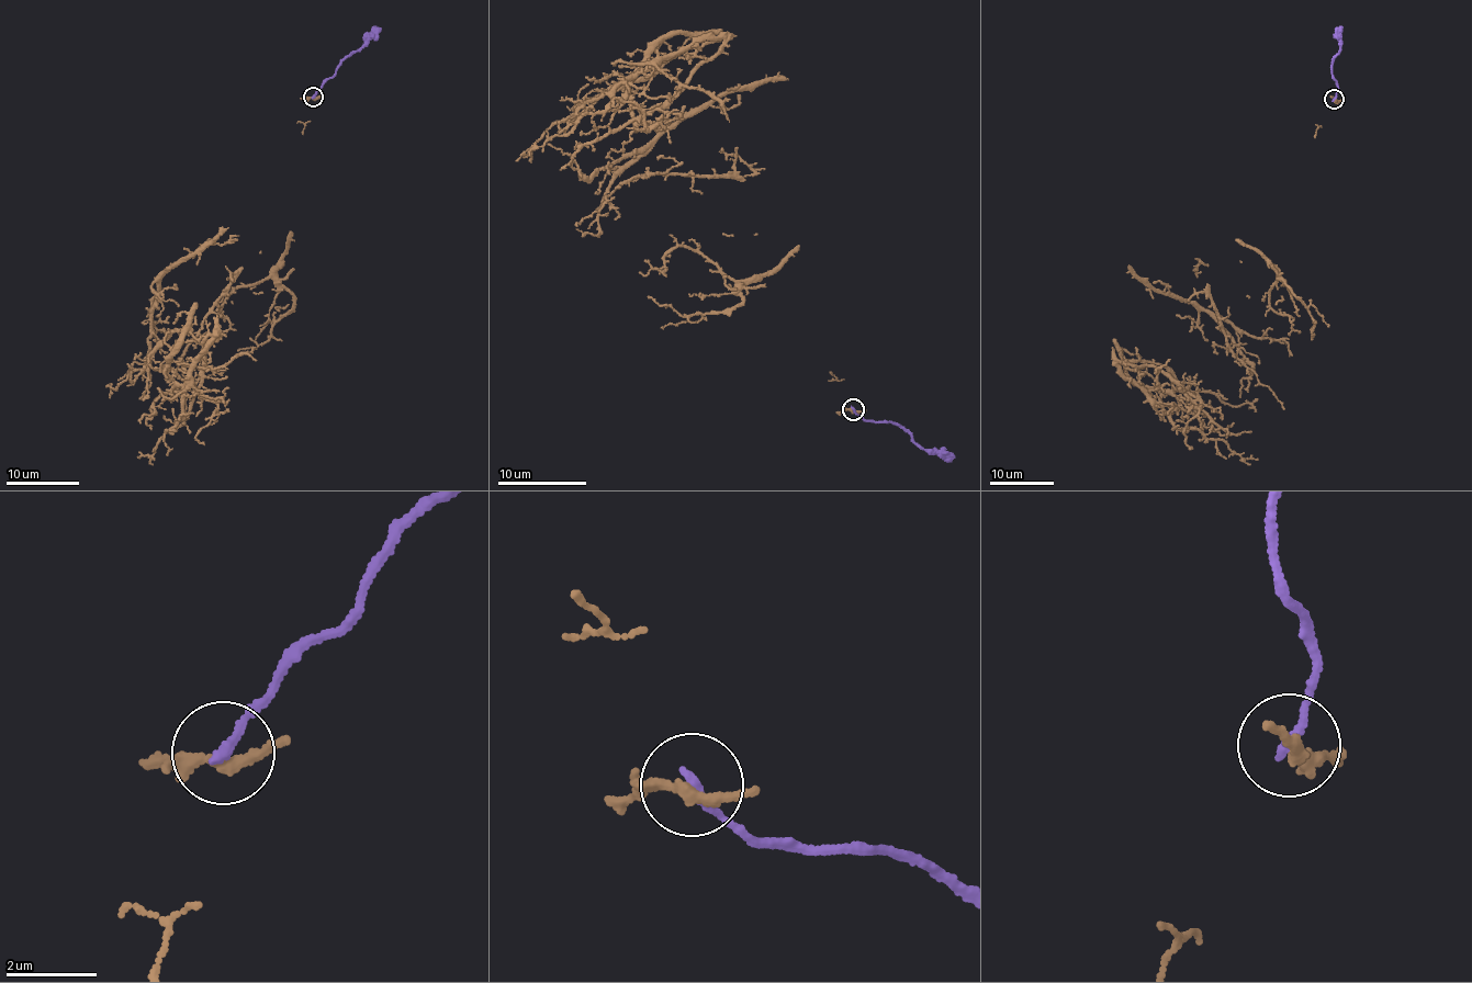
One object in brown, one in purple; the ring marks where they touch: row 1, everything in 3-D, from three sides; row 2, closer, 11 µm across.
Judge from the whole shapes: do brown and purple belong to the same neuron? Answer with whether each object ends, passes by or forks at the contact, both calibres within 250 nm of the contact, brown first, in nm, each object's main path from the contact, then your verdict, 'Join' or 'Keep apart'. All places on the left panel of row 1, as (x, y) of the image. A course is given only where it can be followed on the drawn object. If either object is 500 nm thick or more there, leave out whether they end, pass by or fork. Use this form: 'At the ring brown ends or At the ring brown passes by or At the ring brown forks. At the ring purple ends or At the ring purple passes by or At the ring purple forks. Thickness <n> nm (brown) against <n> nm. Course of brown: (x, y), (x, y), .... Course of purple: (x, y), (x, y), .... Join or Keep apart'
At the ring brown passes by. At the ring purple ends. Thickness 260 nm (brown) against 220 nm. Course of brown: (313, 97), (288, 246), (181, 354), (153, 334), (115, 387), (152, 363), (195, 374), (137, 456). Course of purple: (313, 97), (338, 65), (361, 47), (363, 38), (377, 25). Keep apart

